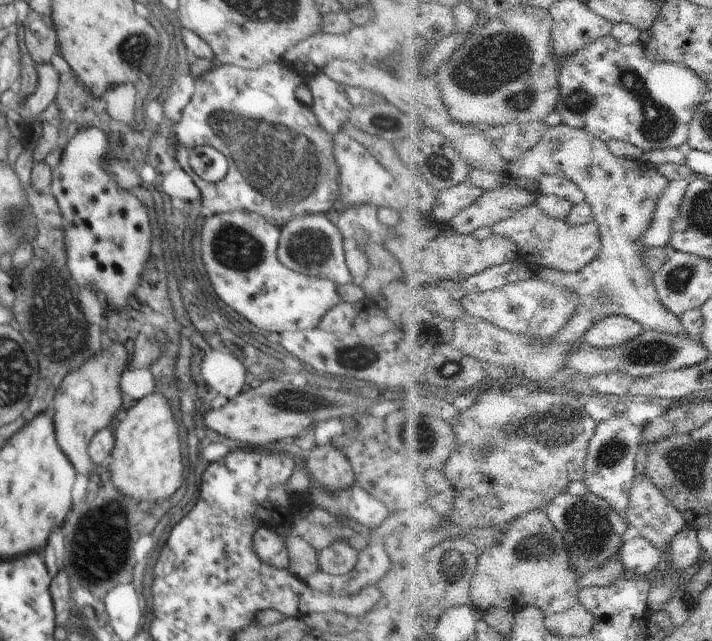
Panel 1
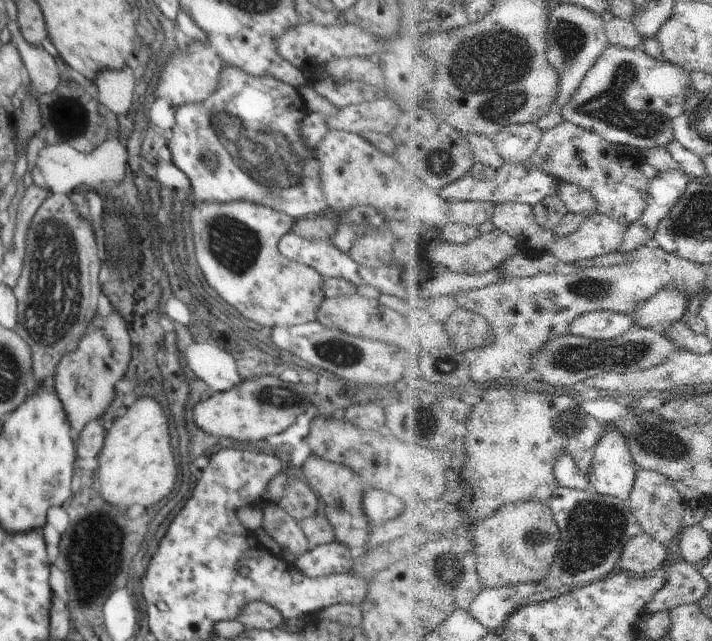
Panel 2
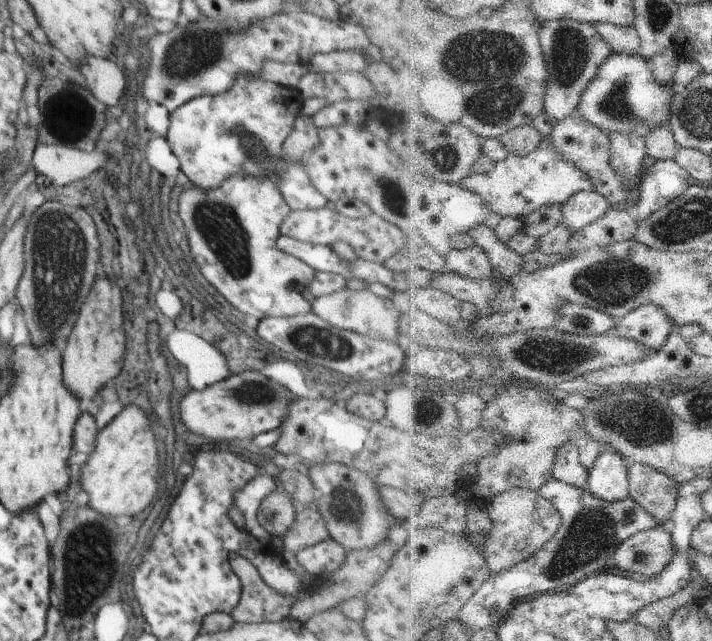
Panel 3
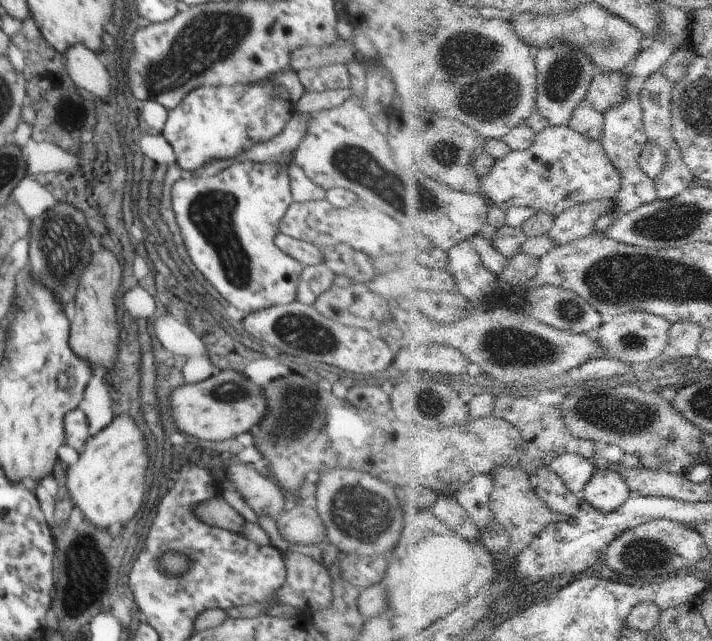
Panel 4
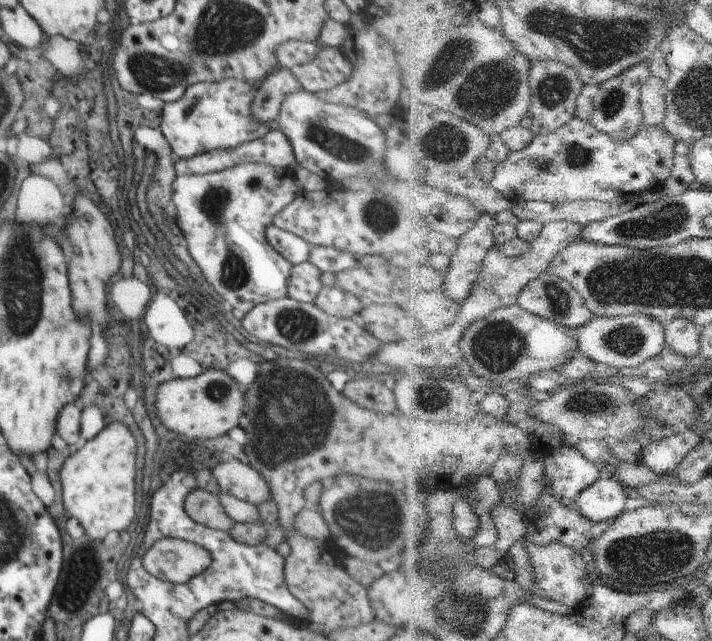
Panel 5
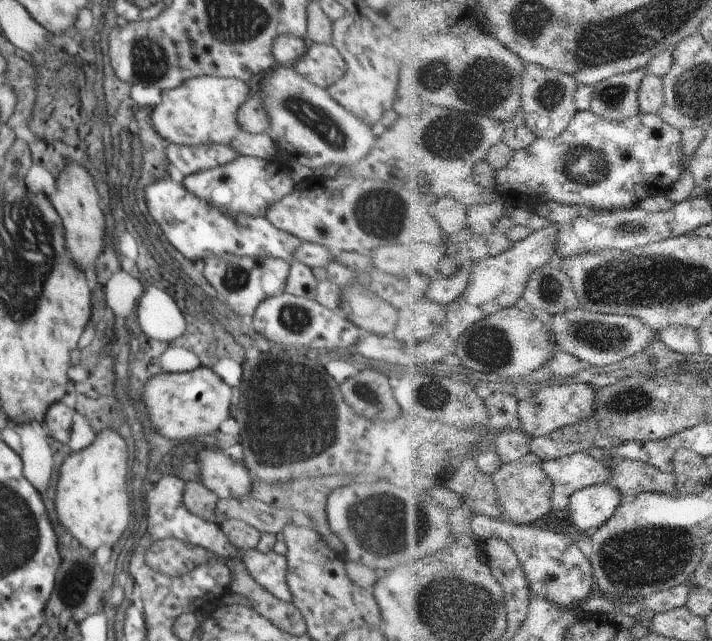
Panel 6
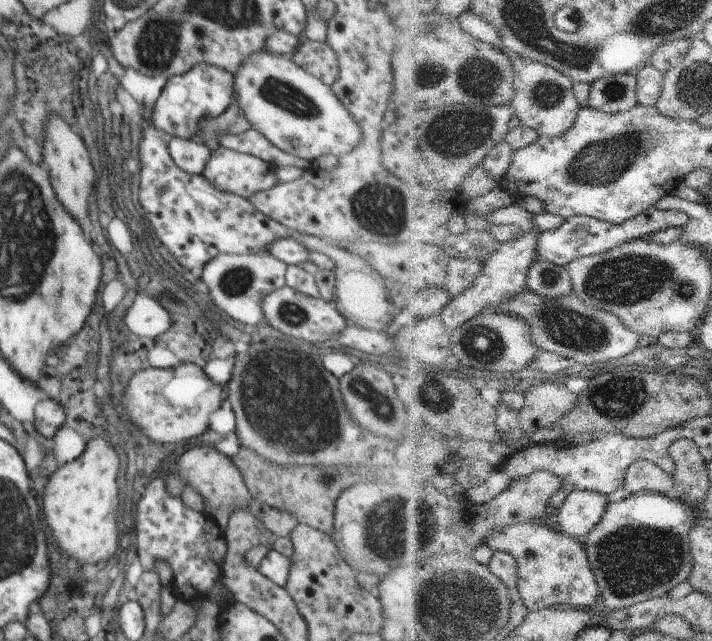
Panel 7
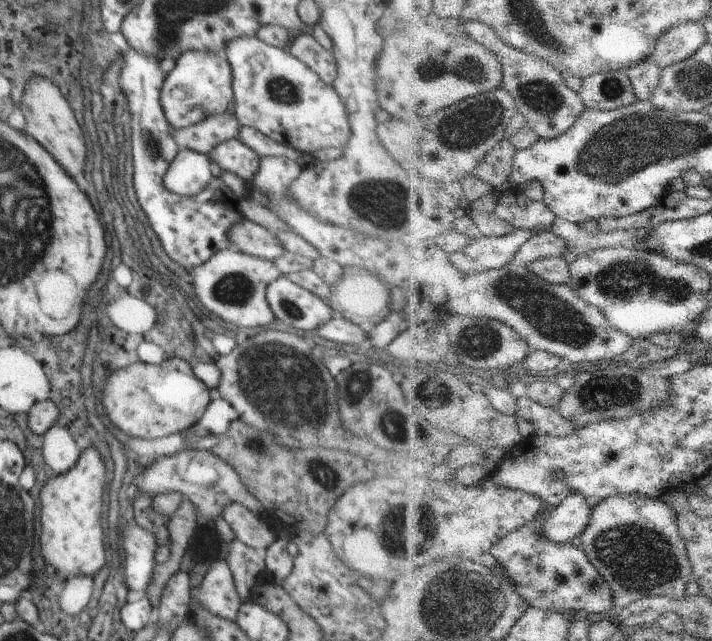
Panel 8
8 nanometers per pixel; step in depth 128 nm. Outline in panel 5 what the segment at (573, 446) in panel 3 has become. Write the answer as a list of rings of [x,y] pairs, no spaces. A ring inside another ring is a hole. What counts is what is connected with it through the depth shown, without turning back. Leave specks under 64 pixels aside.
[[[568,445],[547,456],[546,469],[552,478],[552,494],[564,506],[576,503],[582,493],[605,476],[582,450]]]

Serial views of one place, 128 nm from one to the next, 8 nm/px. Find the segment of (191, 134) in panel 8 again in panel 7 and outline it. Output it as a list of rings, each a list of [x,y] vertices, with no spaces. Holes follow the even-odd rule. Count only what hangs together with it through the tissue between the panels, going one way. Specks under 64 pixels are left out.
[[[236,100],[215,119],[202,119],[195,140],[204,143],[209,149],[218,148],[218,133],[242,134],[250,130],[251,124]]]

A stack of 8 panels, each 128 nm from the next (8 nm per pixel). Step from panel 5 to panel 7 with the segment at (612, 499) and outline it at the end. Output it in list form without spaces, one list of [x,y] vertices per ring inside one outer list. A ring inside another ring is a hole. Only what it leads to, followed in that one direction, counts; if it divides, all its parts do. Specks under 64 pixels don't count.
[[[580,489],[574,491],[557,519],[562,532],[571,537],[590,534],[607,515],[612,502],[608,493]]]

